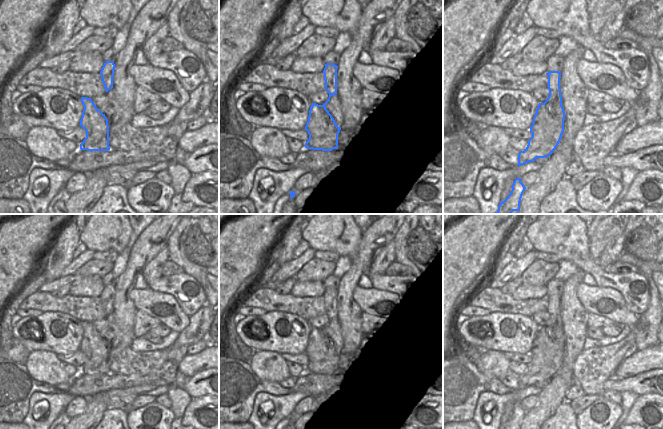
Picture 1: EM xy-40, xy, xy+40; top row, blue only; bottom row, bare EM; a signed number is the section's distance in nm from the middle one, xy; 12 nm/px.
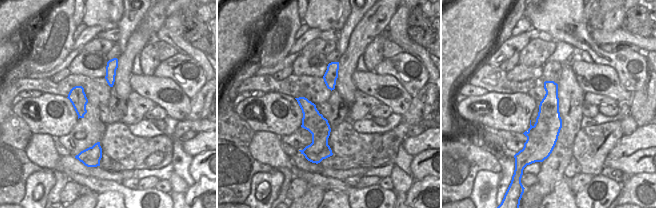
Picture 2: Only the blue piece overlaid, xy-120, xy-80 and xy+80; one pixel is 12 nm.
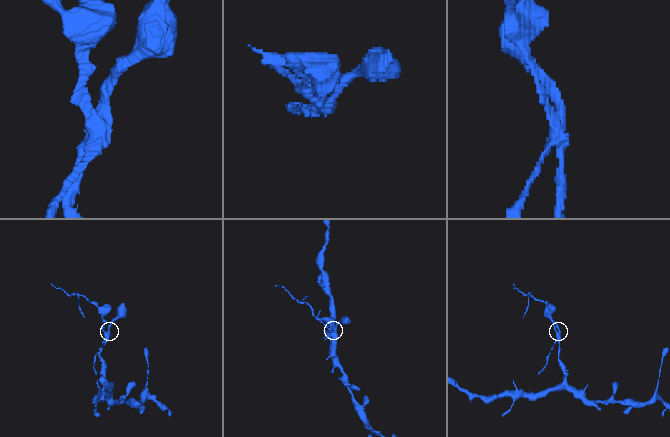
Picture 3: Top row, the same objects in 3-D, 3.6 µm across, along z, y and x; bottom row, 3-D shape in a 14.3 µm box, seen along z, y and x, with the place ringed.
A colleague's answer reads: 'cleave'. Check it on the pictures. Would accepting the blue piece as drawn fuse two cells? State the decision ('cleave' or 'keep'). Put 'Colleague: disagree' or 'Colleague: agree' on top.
Colleague: agree
cleave

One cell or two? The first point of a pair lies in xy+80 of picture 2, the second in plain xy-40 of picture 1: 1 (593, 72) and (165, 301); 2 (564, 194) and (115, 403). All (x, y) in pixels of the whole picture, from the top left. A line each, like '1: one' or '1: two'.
1: one
2: two

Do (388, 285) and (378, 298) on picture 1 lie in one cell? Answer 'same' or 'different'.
different

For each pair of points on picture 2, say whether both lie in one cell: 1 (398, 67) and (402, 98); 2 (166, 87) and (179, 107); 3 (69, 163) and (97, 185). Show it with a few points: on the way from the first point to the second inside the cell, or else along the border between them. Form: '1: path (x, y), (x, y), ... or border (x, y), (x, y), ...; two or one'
1: border (378, 74), (392, 75), (412, 97); two
2: path (171, 90), (174, 101); one
3: border (69, 179), (73, 174), (82, 174), (109, 181); two

